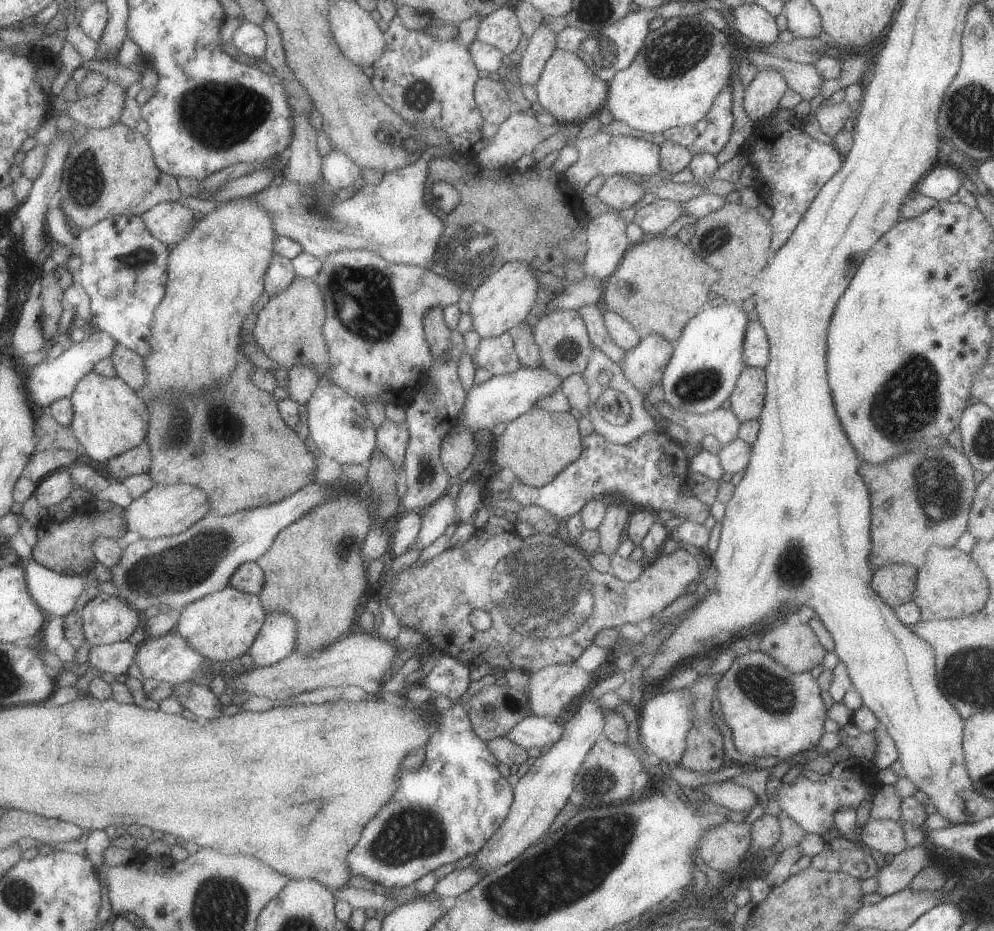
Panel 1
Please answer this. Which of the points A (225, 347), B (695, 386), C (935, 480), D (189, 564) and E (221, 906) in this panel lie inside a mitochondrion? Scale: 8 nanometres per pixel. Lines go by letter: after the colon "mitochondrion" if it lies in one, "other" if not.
A: other
B: mitochondrion
C: mitochondrion
D: mitochondrion
E: mitochondrion

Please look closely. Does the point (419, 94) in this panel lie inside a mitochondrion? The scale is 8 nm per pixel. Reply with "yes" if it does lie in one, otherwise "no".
yes

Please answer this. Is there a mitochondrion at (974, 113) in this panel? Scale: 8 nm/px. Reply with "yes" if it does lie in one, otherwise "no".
yes

